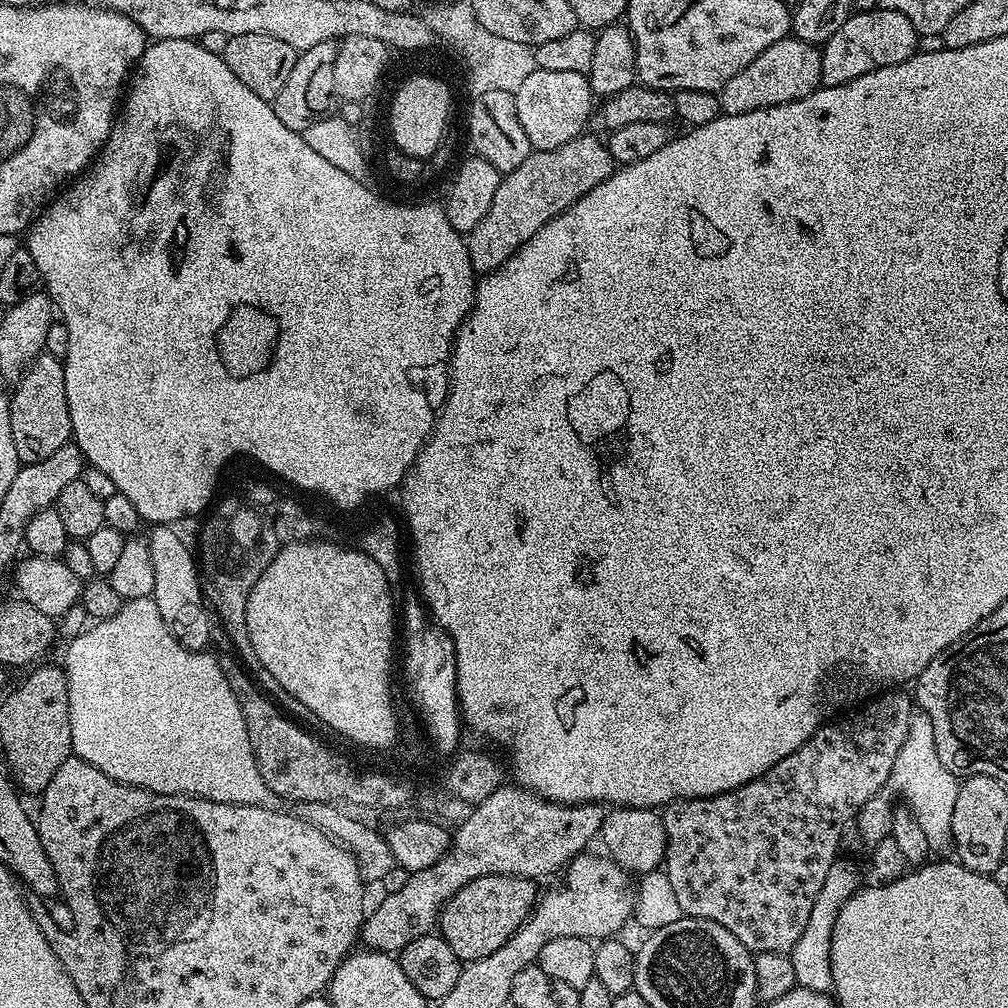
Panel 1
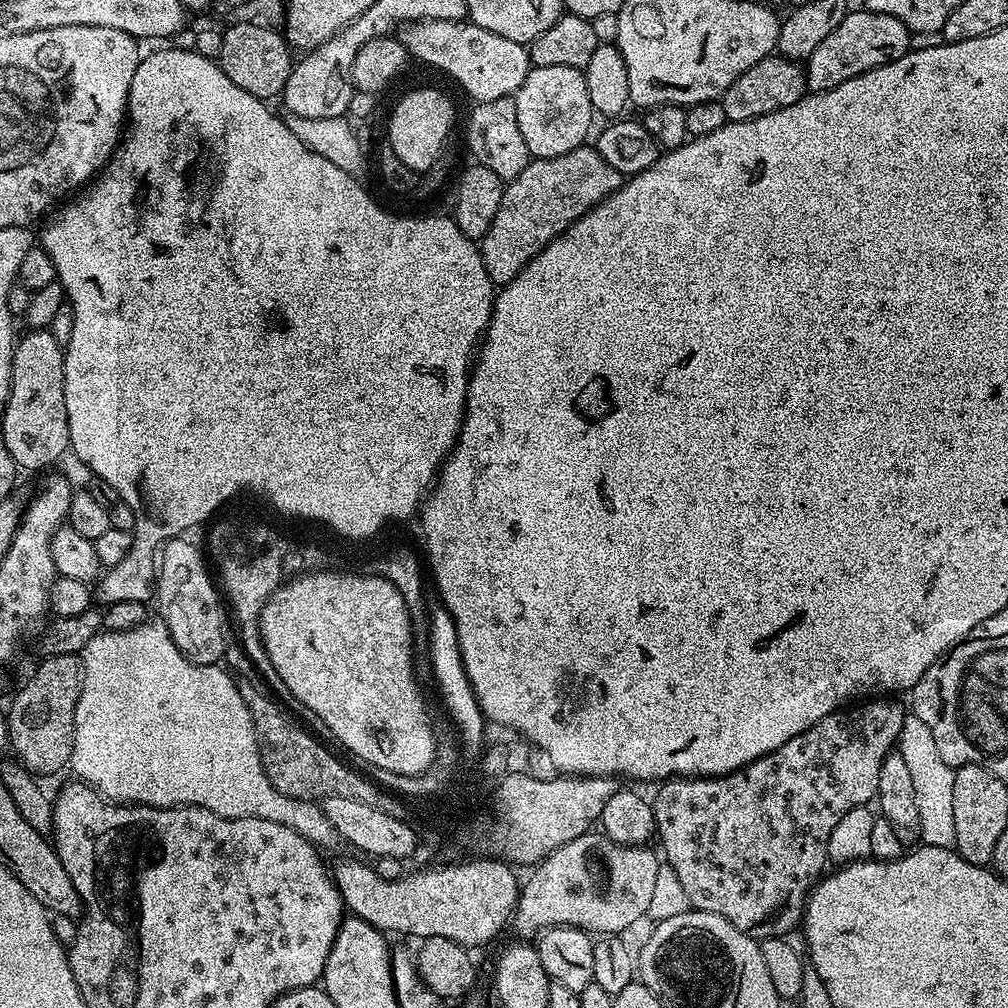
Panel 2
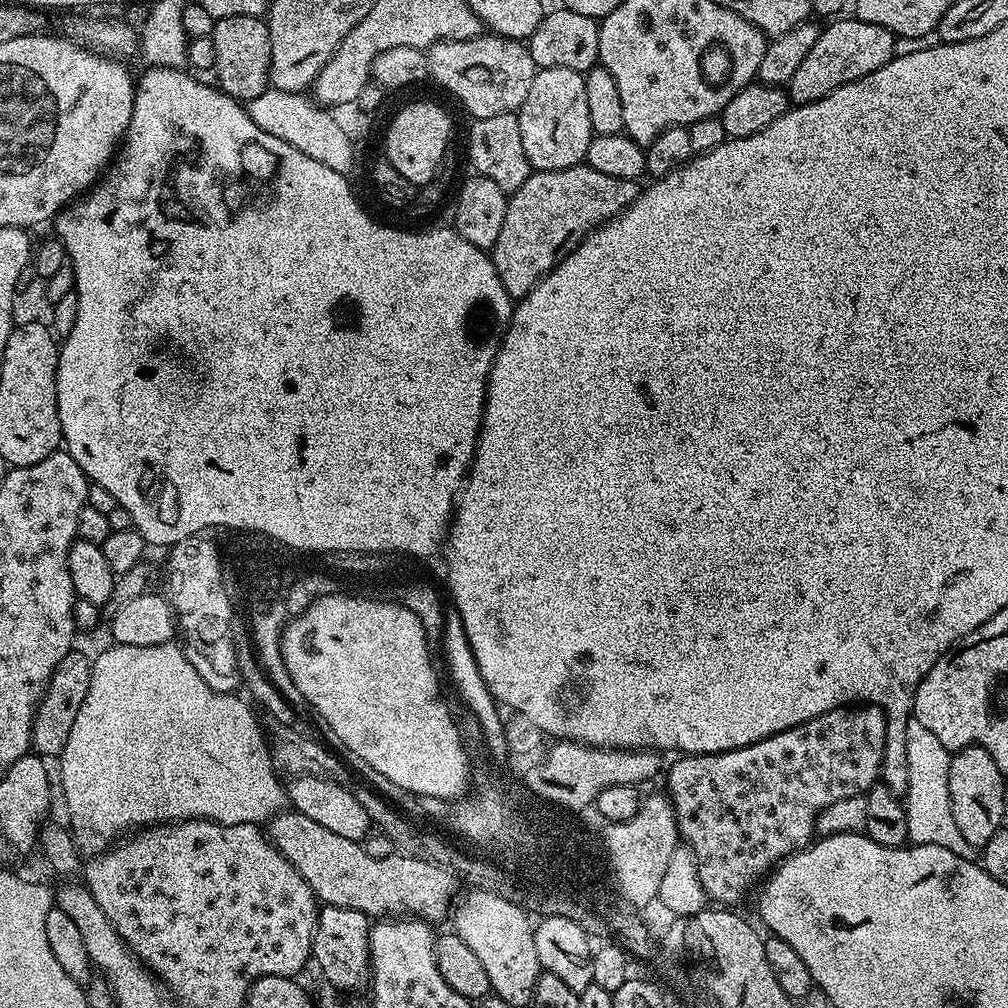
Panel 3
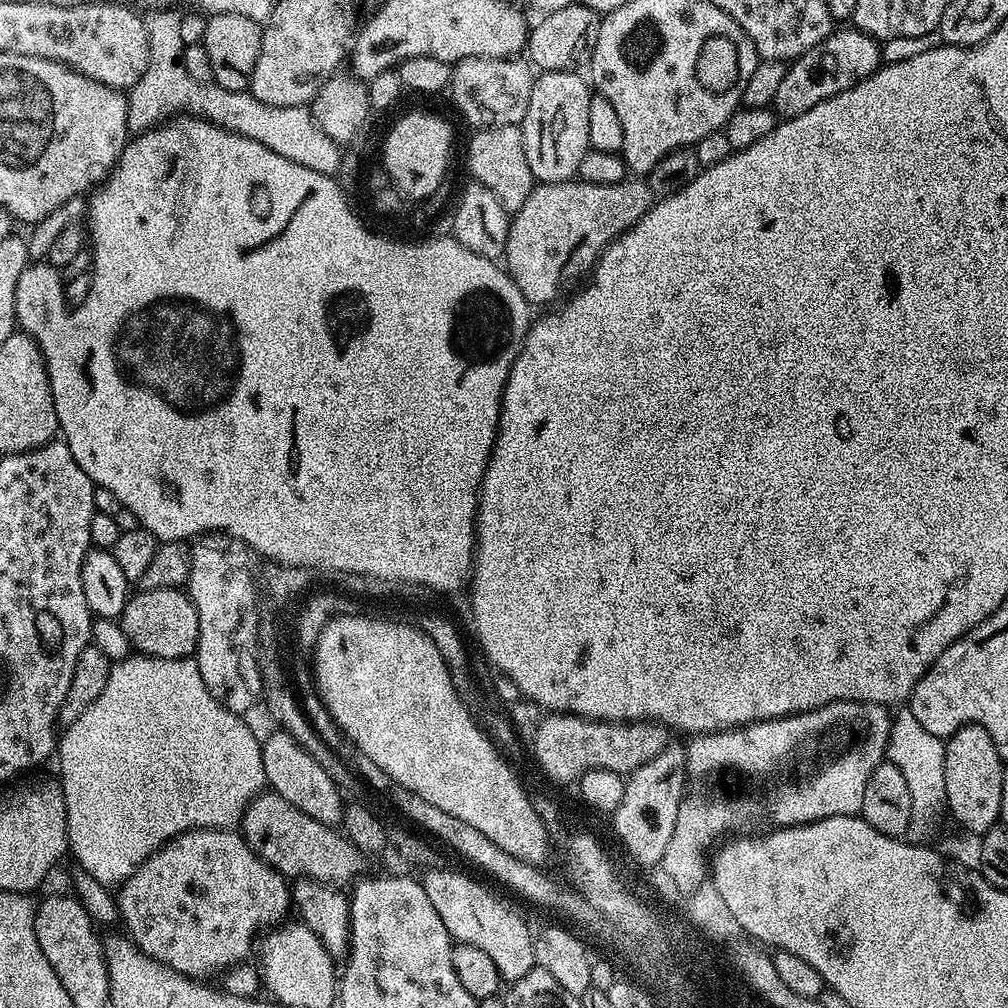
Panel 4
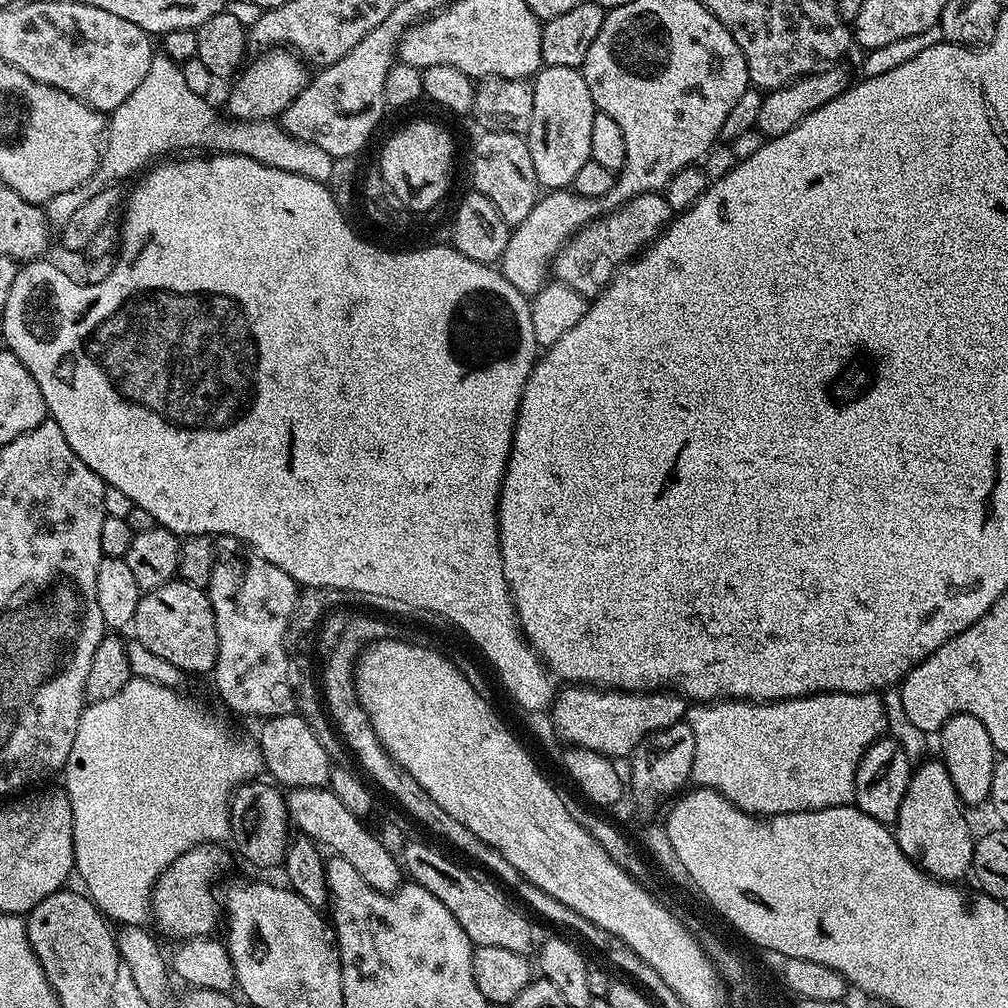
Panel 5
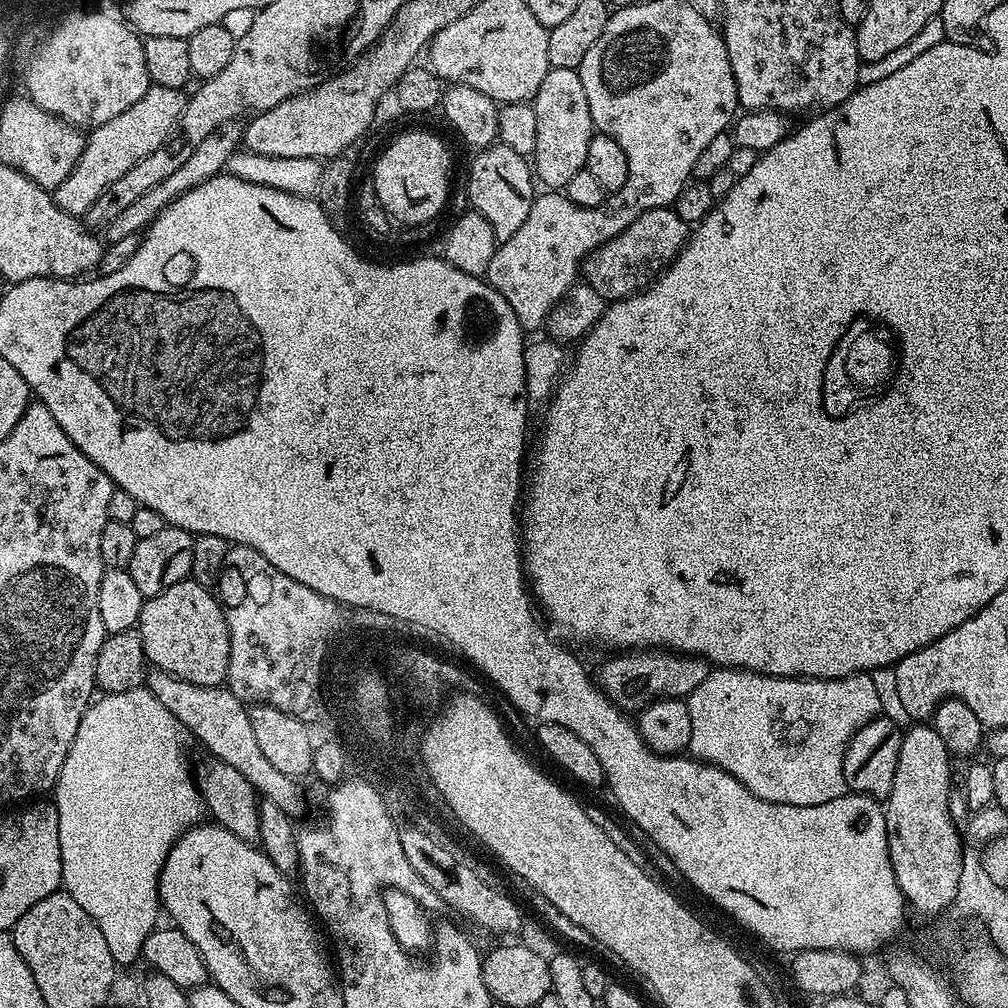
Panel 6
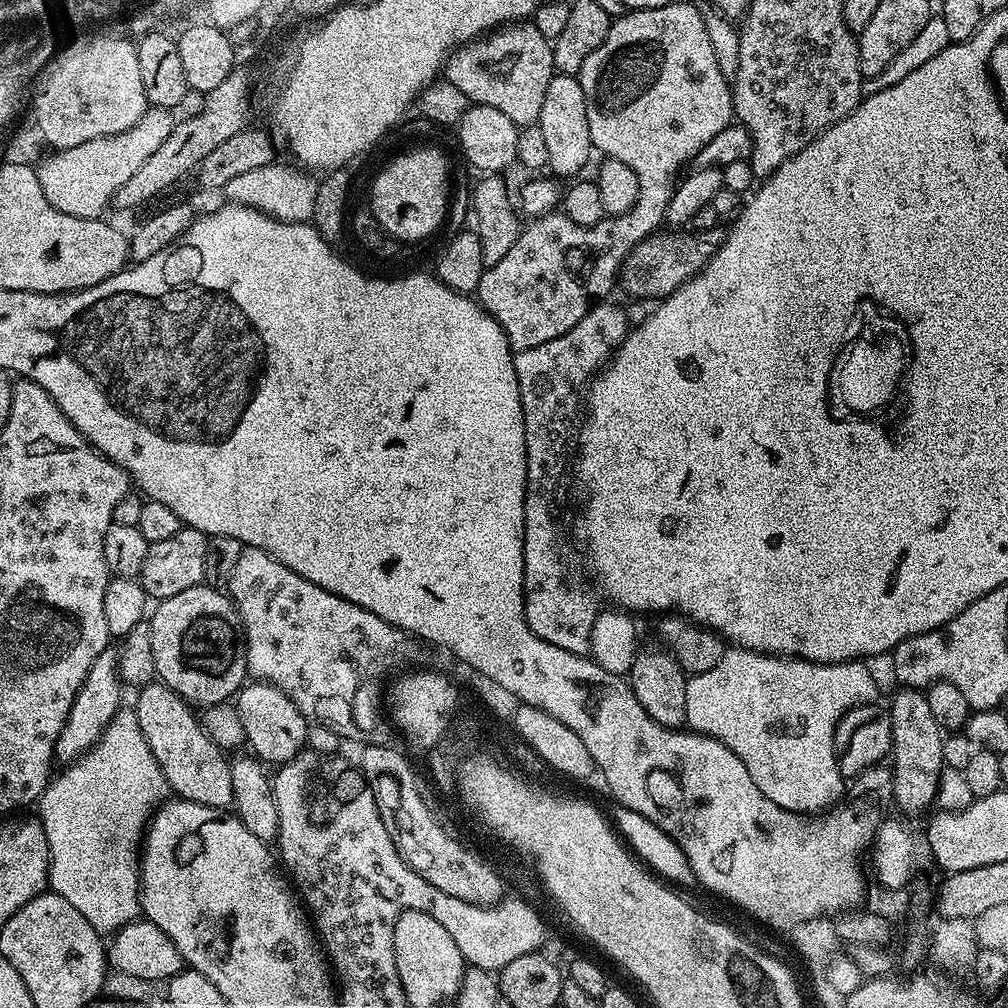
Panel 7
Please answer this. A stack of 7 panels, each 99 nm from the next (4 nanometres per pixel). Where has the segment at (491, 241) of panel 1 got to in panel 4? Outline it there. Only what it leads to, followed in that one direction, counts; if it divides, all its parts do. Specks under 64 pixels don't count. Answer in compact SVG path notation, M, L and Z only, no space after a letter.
M573 178L566 182L554 182L553 184L537 183L535 187L533 187L530 198L526 198L526 202L524 202L519 210L511 217L508 226L506 250L502 257L503 263L506 265L508 277L516 283L518 290L522 290L522 298L526 298L529 305L536 306L536 304L550 303L559 292L565 291L564 293L567 293L569 290L575 289L577 287L576 280L581 279L580 281L583 281L585 277L591 273L592 269L596 267L602 253L626 230L633 228L633 226L651 210L653 203L654 197L652 191L650 190L647 179L644 178L626 178L622 182L614 182L613 184L591 184L579 178Z

